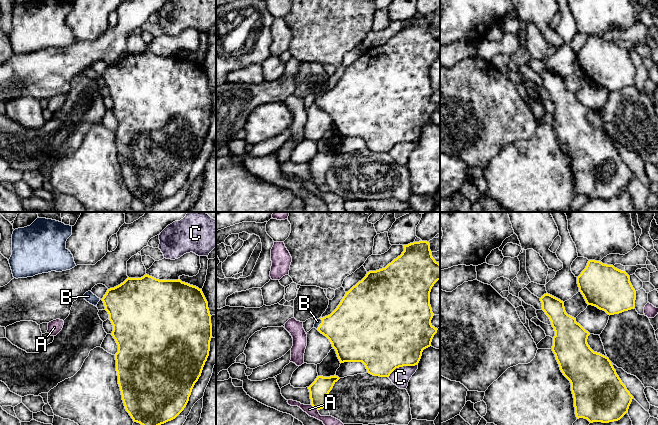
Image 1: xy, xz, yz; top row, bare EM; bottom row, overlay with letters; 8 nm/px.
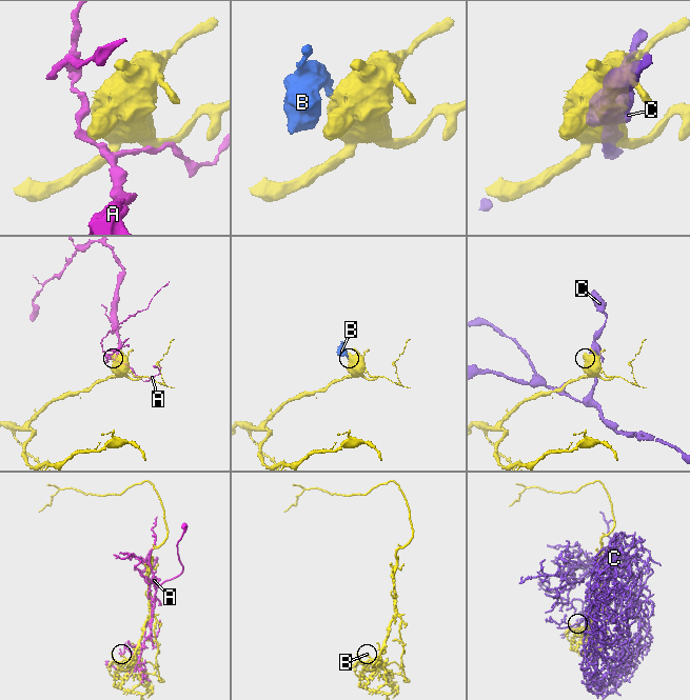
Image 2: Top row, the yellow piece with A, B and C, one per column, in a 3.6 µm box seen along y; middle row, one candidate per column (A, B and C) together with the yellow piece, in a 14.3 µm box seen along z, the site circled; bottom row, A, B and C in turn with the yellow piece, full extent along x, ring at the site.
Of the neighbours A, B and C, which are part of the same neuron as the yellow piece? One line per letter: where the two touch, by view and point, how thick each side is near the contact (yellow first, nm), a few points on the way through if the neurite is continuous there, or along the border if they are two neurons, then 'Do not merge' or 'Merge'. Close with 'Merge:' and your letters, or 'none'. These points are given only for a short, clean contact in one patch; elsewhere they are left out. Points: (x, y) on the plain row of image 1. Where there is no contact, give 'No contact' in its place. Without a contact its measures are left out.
A: Touches yellow at xz (314, 183). Thickness 160 nm (yellow) against 140 nm. Do not merge
B: Touches yellow at xz (321, 99). Thickness 400 nm (yellow) against 50 nm. Path across: xz (351, 104), (329, 102), (321, 99), (317, 97). Merge
C: Touches yellow at xz (402, 142). Thickness 500 nm (yellow) against 150 nm. Do not merge
Merge: B

